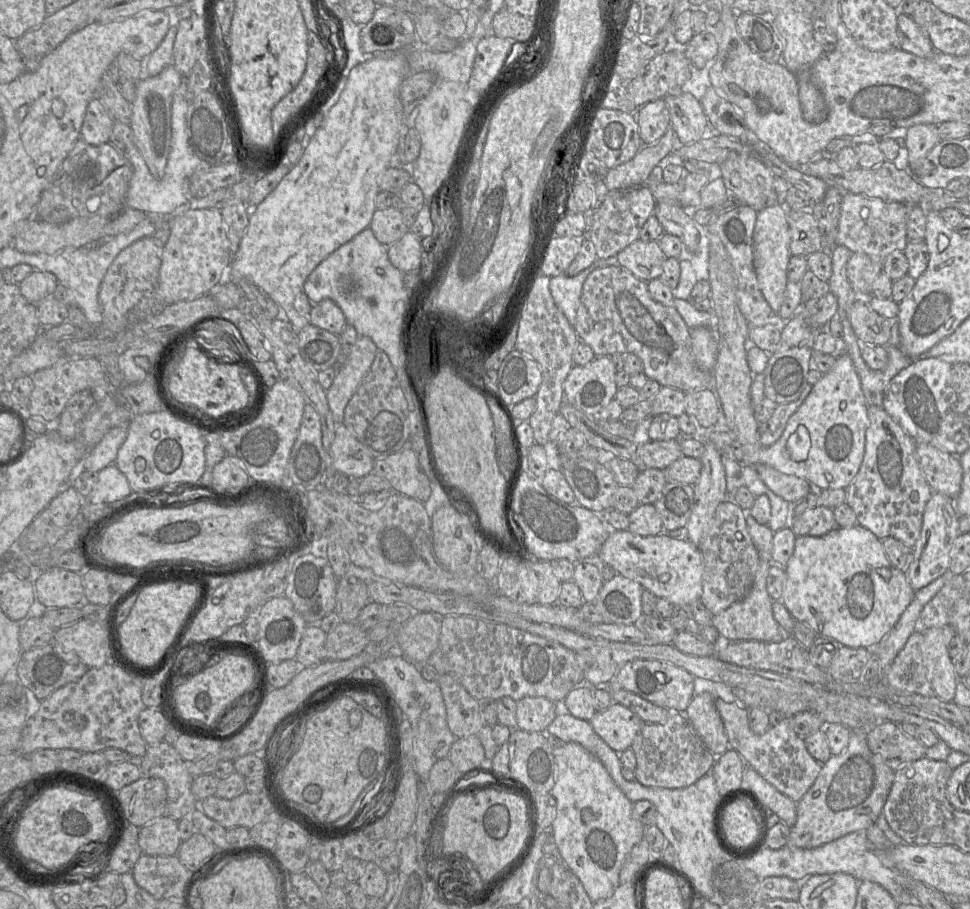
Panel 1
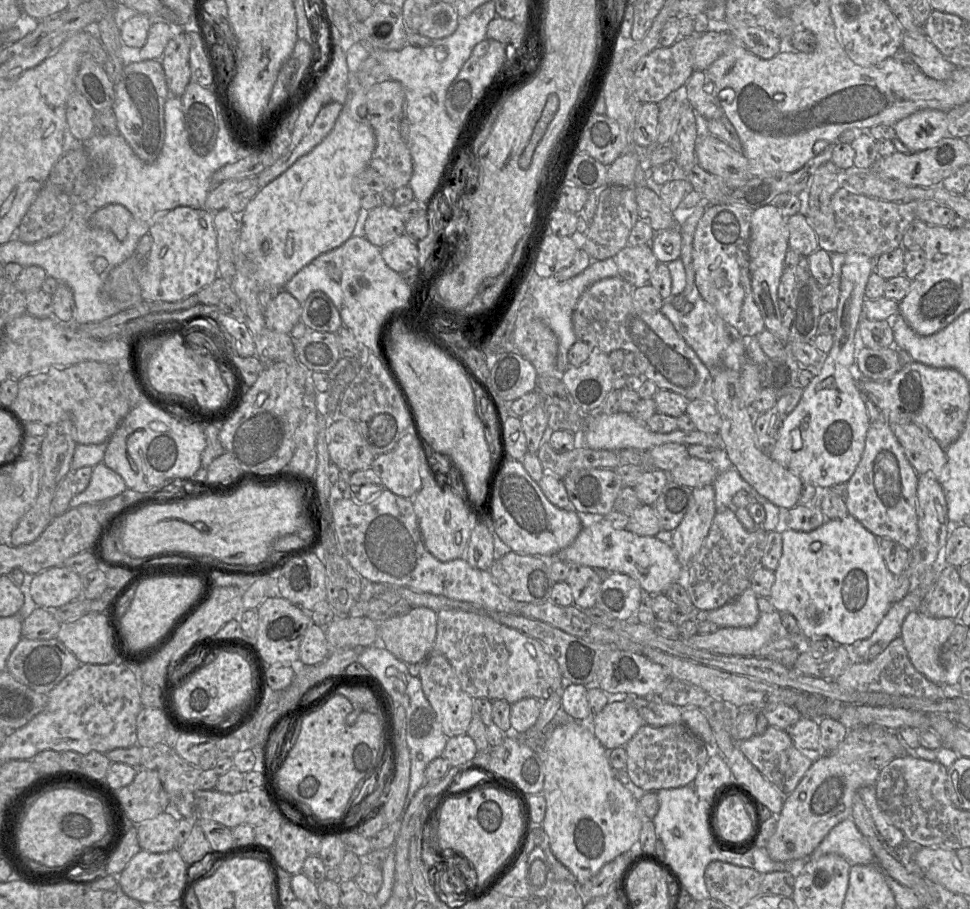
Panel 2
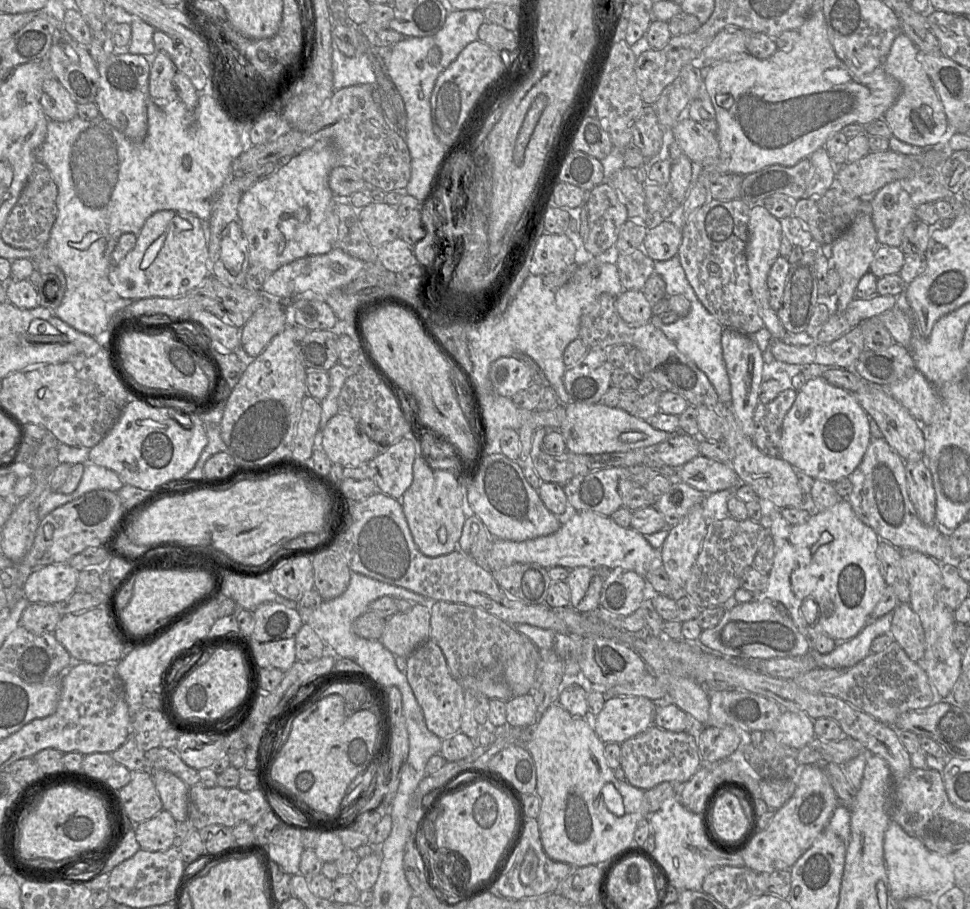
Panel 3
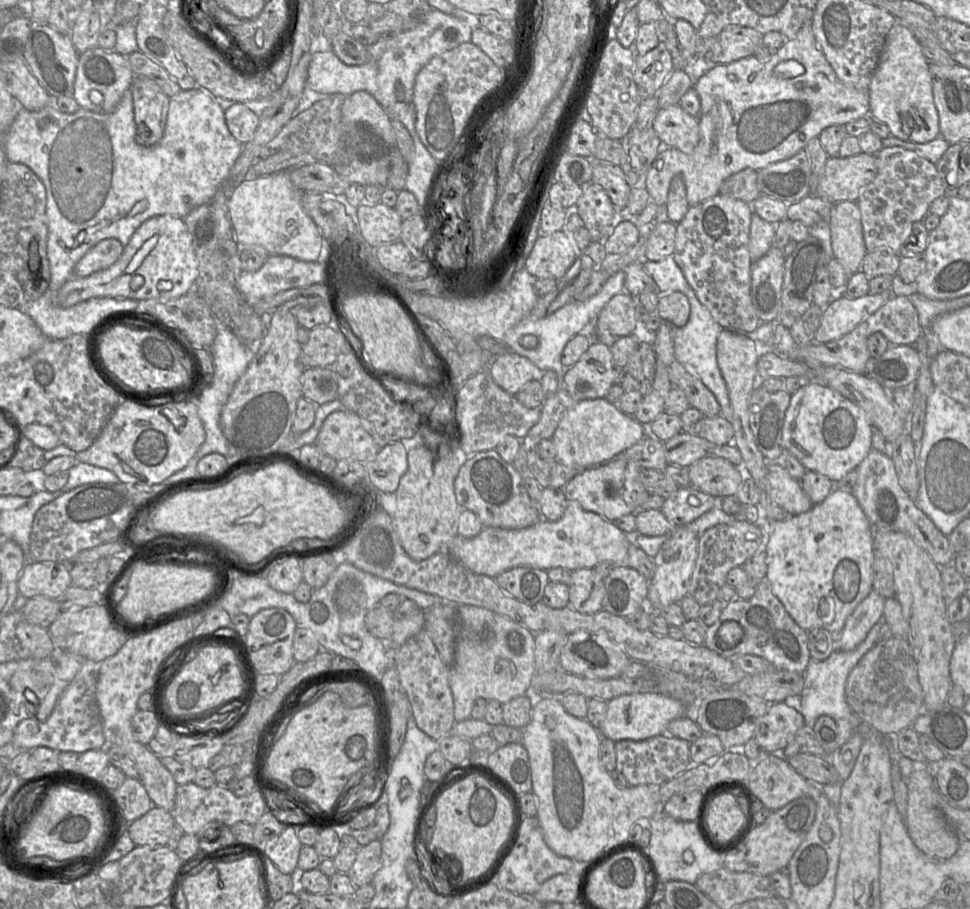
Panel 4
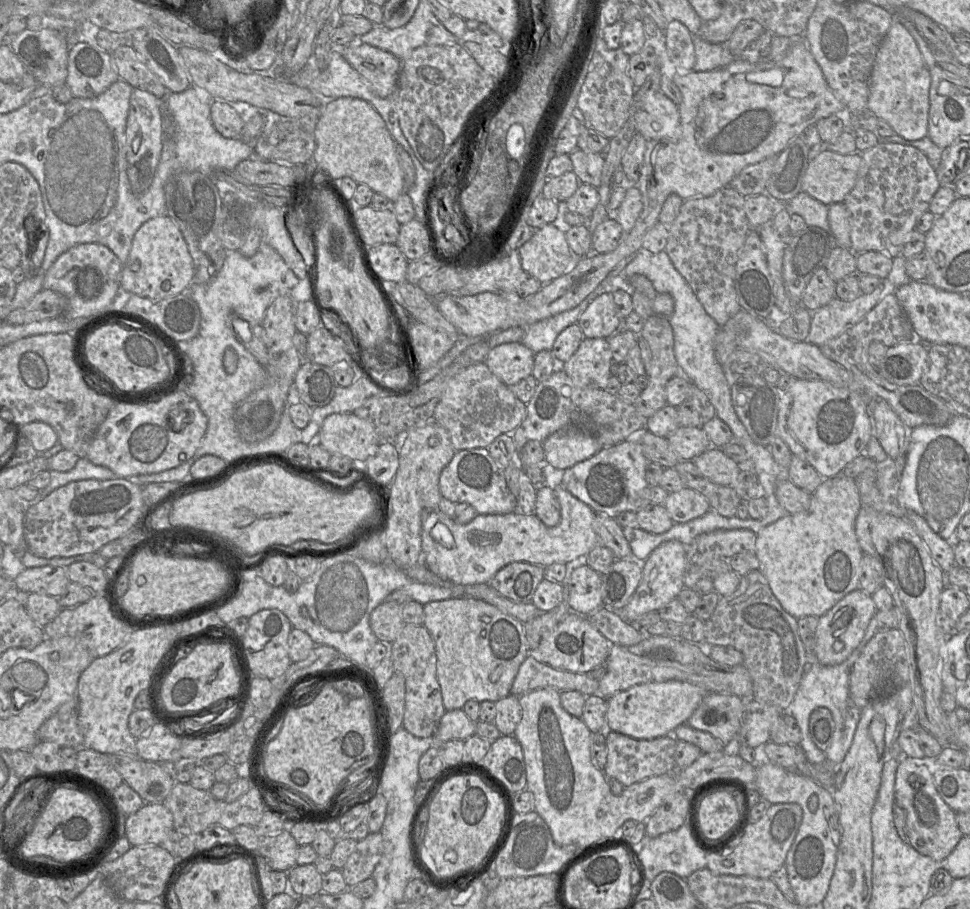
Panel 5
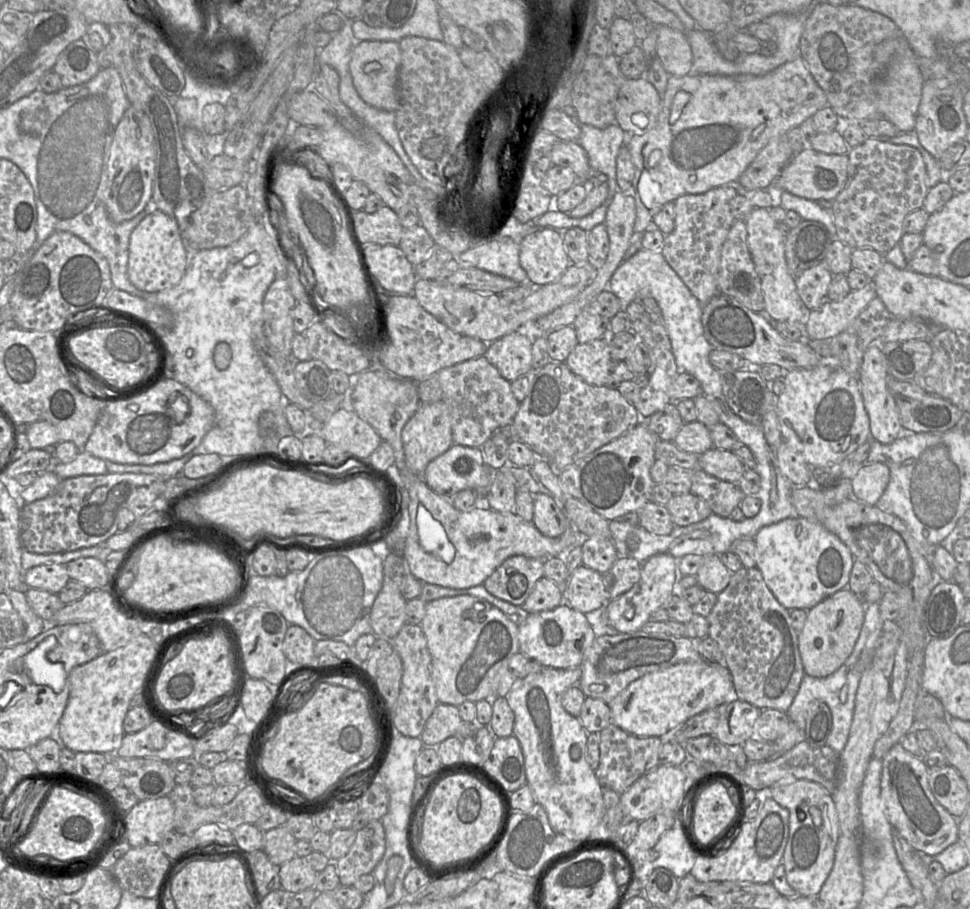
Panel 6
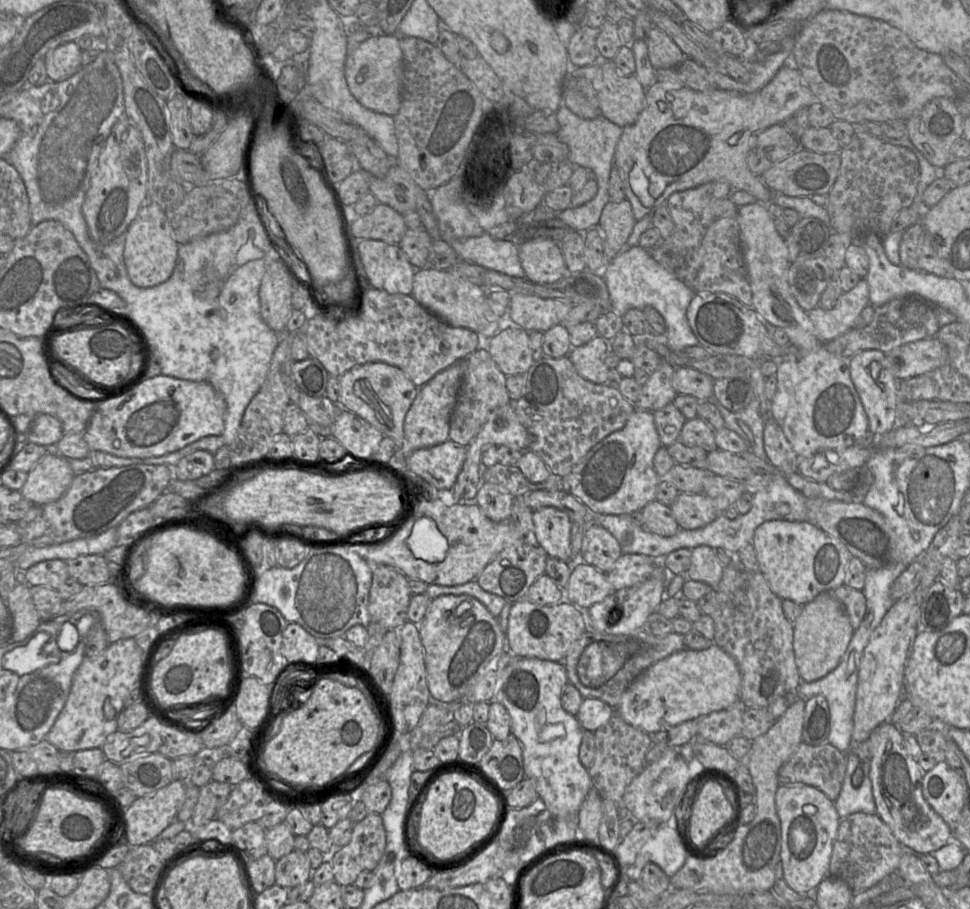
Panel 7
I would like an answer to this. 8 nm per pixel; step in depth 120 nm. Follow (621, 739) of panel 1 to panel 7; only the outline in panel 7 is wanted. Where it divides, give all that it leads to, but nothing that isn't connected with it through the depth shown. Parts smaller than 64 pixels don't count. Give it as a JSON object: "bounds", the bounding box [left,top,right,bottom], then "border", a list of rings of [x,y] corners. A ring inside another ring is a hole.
{"bounds":[615,644,741,734],"border":[[[716,644],[705,650],[684,648],[658,661],[625,691],[615,713],[631,726],[652,734],[724,710],[739,701],[741,673],[736,661]]]}

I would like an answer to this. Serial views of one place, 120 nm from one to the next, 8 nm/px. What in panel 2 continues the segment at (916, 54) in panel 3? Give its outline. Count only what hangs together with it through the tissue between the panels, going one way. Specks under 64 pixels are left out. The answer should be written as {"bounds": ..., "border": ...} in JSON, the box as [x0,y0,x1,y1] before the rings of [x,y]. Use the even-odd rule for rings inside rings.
{"bounds":[894,109,948,153],"border":[[[924,109],[894,124],[896,137],[913,153],[934,147],[948,134],[947,114]]]}

